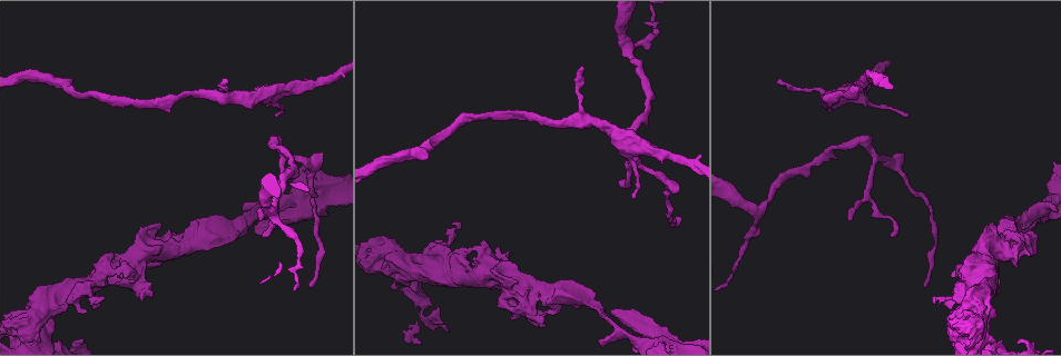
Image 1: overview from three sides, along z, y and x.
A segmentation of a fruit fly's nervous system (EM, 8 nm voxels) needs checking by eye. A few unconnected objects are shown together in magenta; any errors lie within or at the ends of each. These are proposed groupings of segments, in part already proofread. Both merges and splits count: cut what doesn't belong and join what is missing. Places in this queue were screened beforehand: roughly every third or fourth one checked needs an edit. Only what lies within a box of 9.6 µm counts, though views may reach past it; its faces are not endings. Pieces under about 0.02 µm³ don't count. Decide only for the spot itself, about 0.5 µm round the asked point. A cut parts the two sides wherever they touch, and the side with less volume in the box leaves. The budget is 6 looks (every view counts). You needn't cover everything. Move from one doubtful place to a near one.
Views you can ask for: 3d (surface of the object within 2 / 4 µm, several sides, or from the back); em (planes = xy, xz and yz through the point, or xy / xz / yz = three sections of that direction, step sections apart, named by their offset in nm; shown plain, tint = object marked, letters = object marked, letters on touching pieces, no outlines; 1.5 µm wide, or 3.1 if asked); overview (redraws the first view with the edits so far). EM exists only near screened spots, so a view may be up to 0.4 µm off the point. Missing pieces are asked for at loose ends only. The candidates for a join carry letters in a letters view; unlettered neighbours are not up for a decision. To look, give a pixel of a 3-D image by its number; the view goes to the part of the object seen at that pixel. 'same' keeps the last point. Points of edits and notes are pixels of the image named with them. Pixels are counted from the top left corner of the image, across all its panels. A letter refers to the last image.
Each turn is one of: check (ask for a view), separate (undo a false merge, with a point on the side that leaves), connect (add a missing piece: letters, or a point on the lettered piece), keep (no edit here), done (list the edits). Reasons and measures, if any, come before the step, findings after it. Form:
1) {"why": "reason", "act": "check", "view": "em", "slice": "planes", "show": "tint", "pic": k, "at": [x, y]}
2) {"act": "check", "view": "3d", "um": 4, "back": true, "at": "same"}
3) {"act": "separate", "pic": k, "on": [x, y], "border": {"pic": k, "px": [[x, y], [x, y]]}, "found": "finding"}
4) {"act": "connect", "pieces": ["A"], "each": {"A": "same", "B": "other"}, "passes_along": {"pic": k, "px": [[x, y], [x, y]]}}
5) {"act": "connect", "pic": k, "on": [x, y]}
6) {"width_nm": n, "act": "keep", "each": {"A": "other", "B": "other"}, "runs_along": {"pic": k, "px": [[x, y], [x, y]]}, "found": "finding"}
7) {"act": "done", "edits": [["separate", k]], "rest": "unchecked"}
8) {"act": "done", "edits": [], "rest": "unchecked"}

{"why": "free end", "act": "check", "view": "em", "slice": "xz", "step": 4, "show": "plain", "pic": 1, "at": [261, 217]}

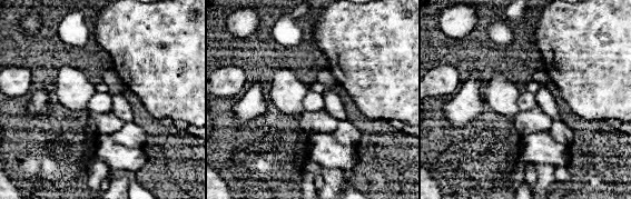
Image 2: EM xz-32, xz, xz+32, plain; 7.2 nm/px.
{"why": "what lies round it", "act": "check", "view": "em", "slice": "xz", "step": 4, "show": "letters", "at": "same"}

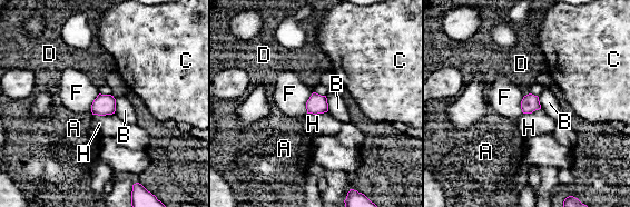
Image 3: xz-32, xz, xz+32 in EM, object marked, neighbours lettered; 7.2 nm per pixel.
{"width_nm": 130, "act": "keep", "each": {"A": "other", "B": "other", "C": "other", "D": "other", "F": "other", "H": "other"}, "border": {"pic": 3, "px": [[325, 96], [328, 110]]}, "found": "no lettered piece goes on from it"}

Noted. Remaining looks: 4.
{"why": "side arm on a straight run", "act": "check", "view": "em", "slice": "planes", "show": "letters", "pic": 1, "at": [598, 306]}

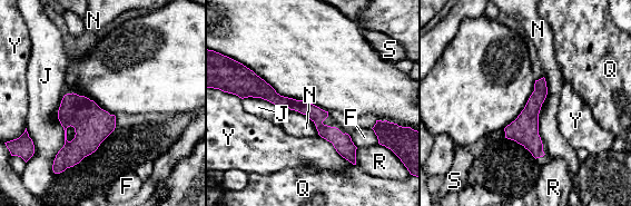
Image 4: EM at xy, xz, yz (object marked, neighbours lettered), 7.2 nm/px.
{"act": "keep", "each": {"F": "other", "J": "other", "N": "other", "Q": "other", "R": "other", "S": "other", "Y": "other"}, "border": {"pic": 4, "px": [[544, 77], [542, 148]]}, "found": "all the same neuron"}

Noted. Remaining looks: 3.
{"act": "check", "view": "em", "slice": "xz", "step": 8, "show": "letters", "pic": 1, "at": [499, 250]}

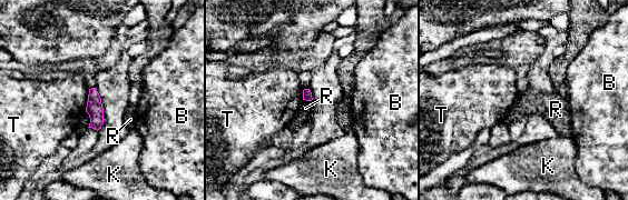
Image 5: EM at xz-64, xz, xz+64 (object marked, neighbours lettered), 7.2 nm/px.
{"act": "keep", "each": {"B": "other", "K": "other", "R": "other", "T": "other"}, "border": {"pic": 5, "px": [[89, 89], [85, 110]]}, "found": "no lettered piece goes on from it"}

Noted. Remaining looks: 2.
{"act": "done", "edits": [], "rest": "unchecked"}

